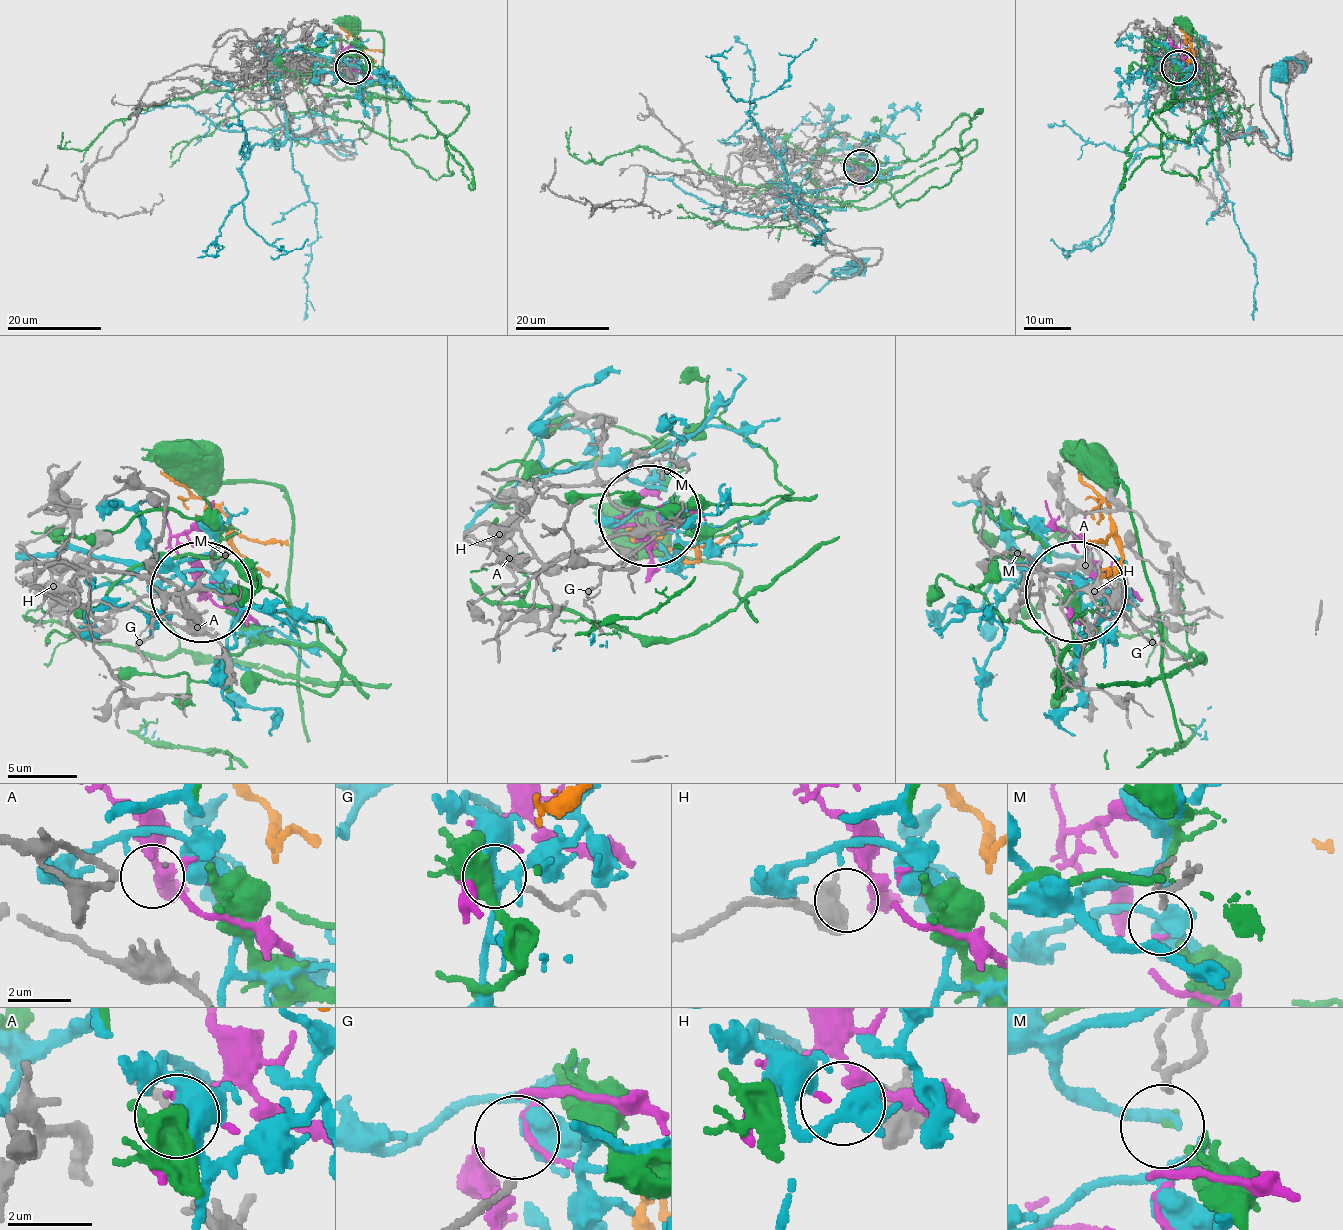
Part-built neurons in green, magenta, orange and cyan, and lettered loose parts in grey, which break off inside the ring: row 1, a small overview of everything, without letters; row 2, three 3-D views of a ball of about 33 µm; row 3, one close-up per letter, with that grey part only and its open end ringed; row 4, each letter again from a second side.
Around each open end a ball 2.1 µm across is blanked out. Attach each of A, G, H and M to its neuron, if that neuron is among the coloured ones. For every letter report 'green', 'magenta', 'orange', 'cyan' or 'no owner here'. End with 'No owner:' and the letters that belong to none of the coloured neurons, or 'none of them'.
A: magenta
G: no owner here
H: no owner here
M: no owner here
No owner: G, H, M

